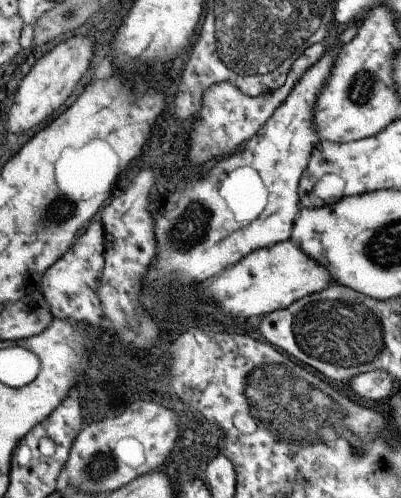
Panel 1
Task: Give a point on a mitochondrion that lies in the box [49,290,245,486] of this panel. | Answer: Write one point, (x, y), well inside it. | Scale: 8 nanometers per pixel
(101, 465)

